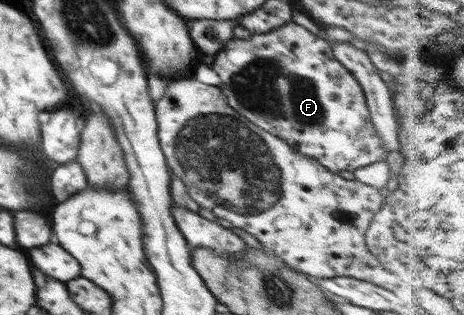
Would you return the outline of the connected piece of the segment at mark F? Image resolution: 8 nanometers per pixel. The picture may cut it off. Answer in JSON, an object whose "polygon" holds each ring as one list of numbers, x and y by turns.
{"polygon":[[287,23,286,25,281,25,268,33,256,33,250,39,239,40,230,39,224,49,218,52,216,57,209,60,212,69,216,72,216,75,220,78,219,88,221,92,226,96,228,105,237,111,240,115,246,117,250,120,253,127,266,129,268,133,274,133,274,129,280,133,276,137,282,137,286,139,288,145,292,145,294,149,298,149,300,153,308,155,308,157,314,157,318,159,324,167,330,167,330,171,338,173,339,171,354,171,355,169,360,169,366,165,370,165,375,161,380,161,384,159,394,160,391,154,383,146,382,140,378,138,378,133,376,133,375,127,371,122,370,112,366,103,365,93,363,92,362,86,357,82,357,79,352,75,349,69,346,69,333,55,333,49,331,42,327,42,324,37,318,34,312,34,312,32,306,30,303,26,296,23]]}

